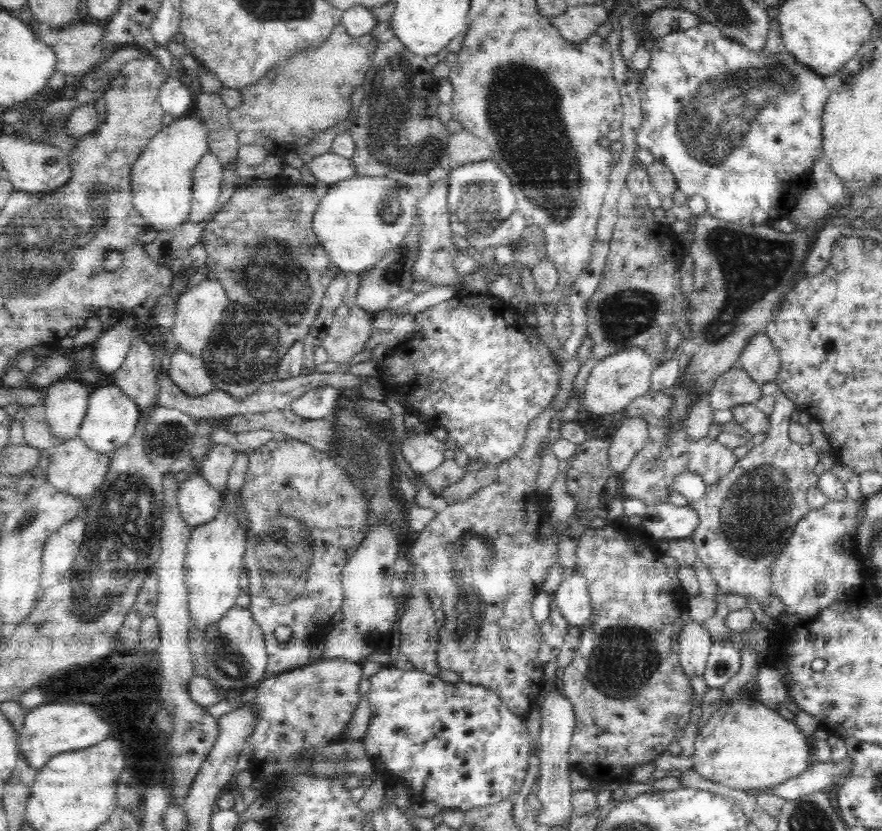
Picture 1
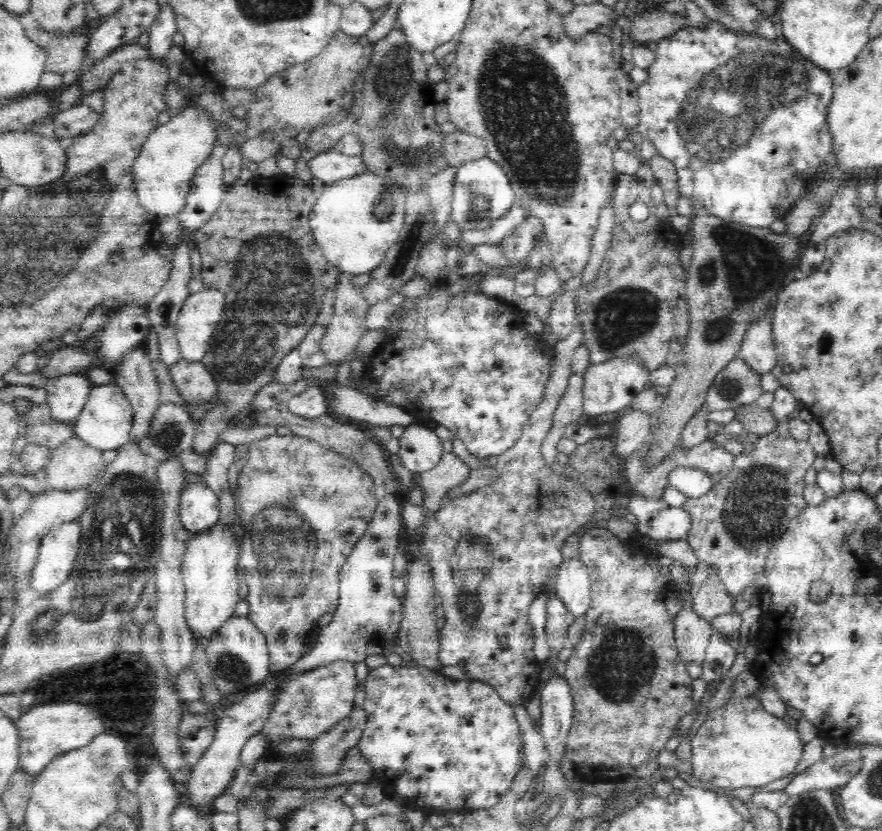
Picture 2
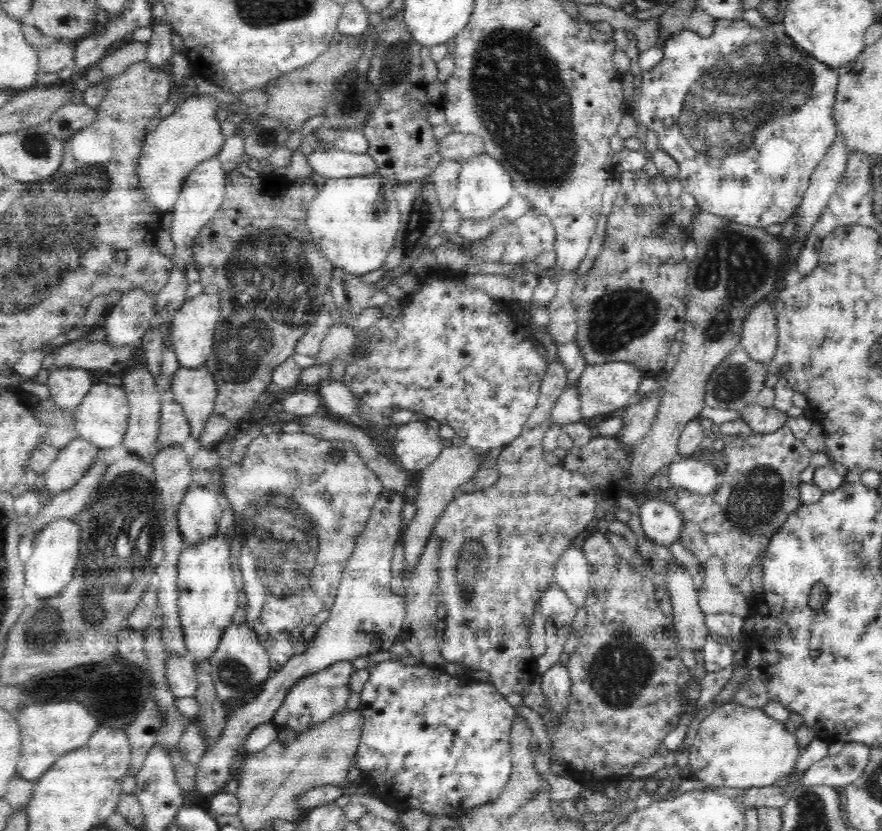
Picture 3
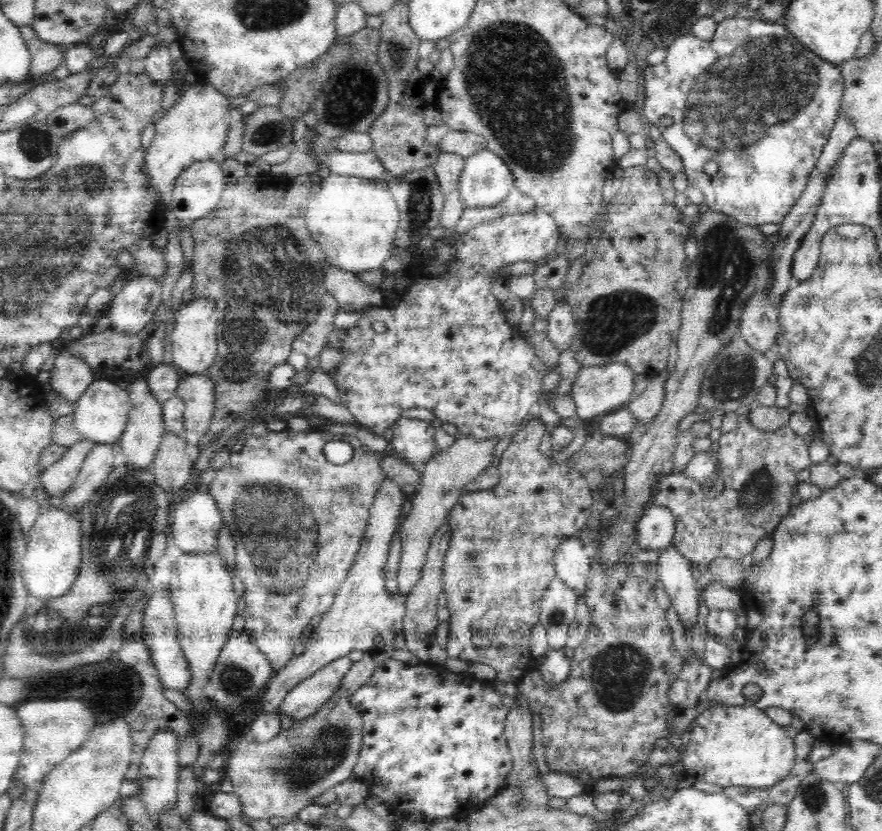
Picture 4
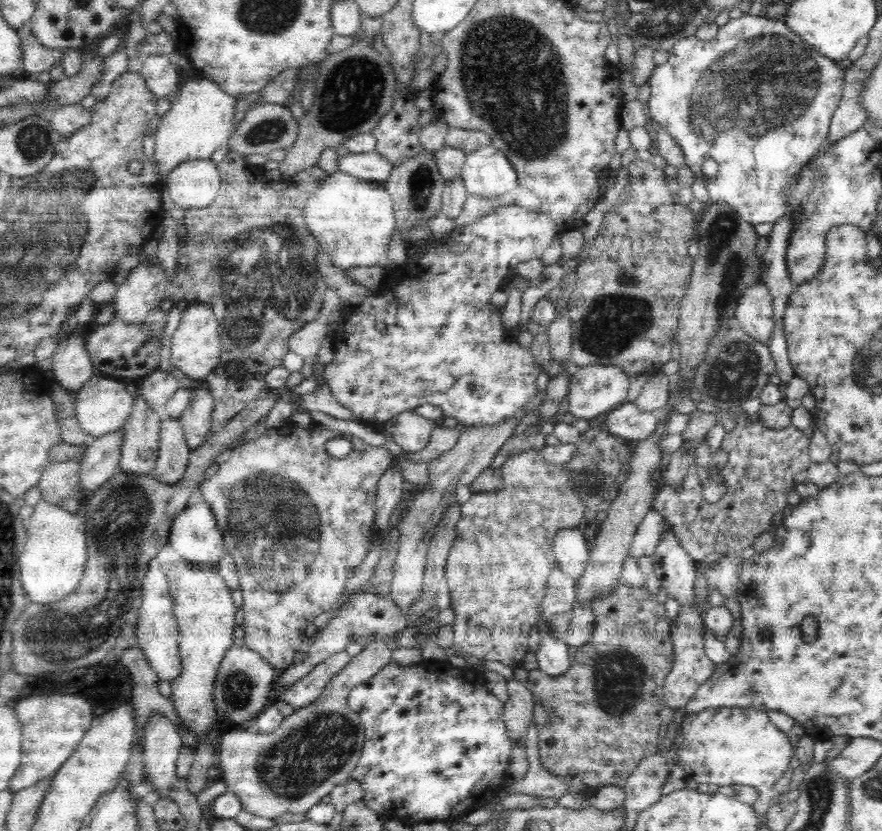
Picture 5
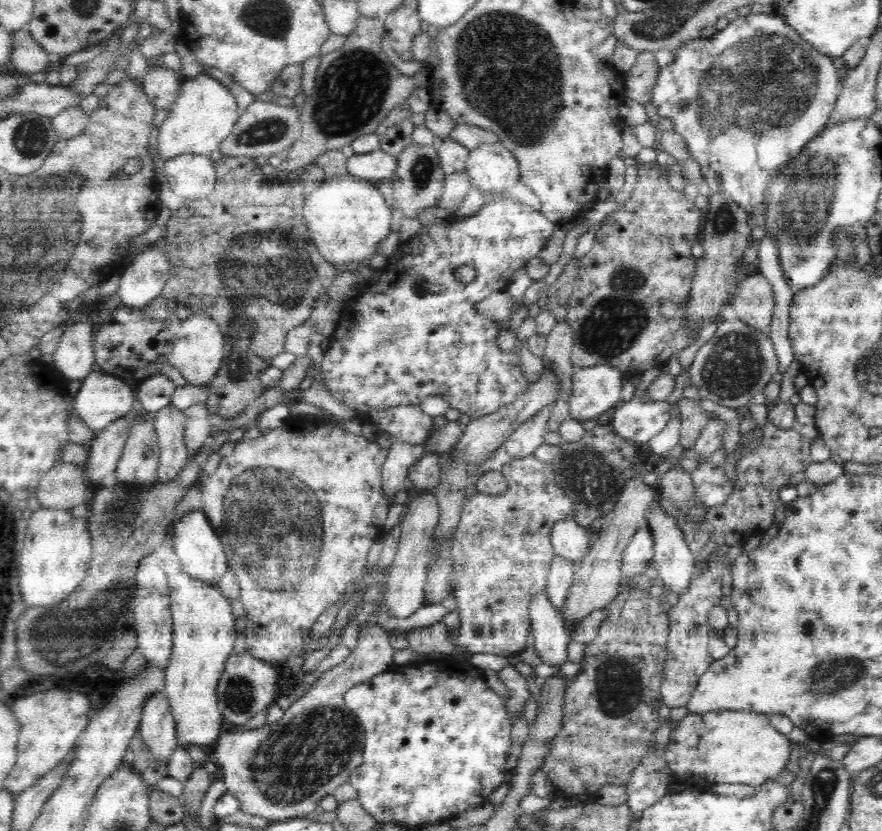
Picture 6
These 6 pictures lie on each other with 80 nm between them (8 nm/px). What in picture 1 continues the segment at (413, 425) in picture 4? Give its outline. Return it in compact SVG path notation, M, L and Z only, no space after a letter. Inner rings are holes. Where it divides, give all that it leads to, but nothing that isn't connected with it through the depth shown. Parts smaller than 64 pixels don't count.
M429 432L408 436L401 440L401 452L410 468L425 475L436 470L444 462L445 442L436 439Z

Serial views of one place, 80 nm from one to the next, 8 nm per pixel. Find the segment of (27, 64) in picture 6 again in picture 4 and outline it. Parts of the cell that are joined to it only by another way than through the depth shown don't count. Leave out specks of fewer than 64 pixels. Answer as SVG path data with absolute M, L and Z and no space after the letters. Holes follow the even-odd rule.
M24 25L19 29L24 41L26 41L28 51L30 51L30 57L32 57L30 74L45 76L47 73L55 71L58 66L67 64L66 57L64 57L64 47L42 41L31 25Z

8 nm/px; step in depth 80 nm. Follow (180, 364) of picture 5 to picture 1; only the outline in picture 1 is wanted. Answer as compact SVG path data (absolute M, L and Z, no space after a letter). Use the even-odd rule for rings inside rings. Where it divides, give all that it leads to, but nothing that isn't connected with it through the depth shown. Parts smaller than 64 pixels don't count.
M204 280L192 288L185 290L177 299L176 314L174 314L173 337L179 348L194 356L202 356L203 348L209 343L209 338L216 329L222 314L228 305L228 297L219 280Z

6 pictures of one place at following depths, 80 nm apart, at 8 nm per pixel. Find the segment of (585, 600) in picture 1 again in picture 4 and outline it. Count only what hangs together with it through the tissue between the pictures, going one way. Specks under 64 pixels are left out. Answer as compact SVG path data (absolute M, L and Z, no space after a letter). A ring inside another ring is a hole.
M570 536L554 552L555 574L566 586L569 586L577 594L578 598L584 597L589 579L591 557L584 552L584 545L577 536Z

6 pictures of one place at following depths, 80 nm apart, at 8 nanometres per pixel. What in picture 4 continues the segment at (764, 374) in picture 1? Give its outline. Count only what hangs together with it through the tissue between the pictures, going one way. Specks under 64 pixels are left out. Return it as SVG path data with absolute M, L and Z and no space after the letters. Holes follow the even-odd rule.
M767 292L757 293L748 299L738 334L756 352L772 355L781 326L778 310L770 303L768 295Z

